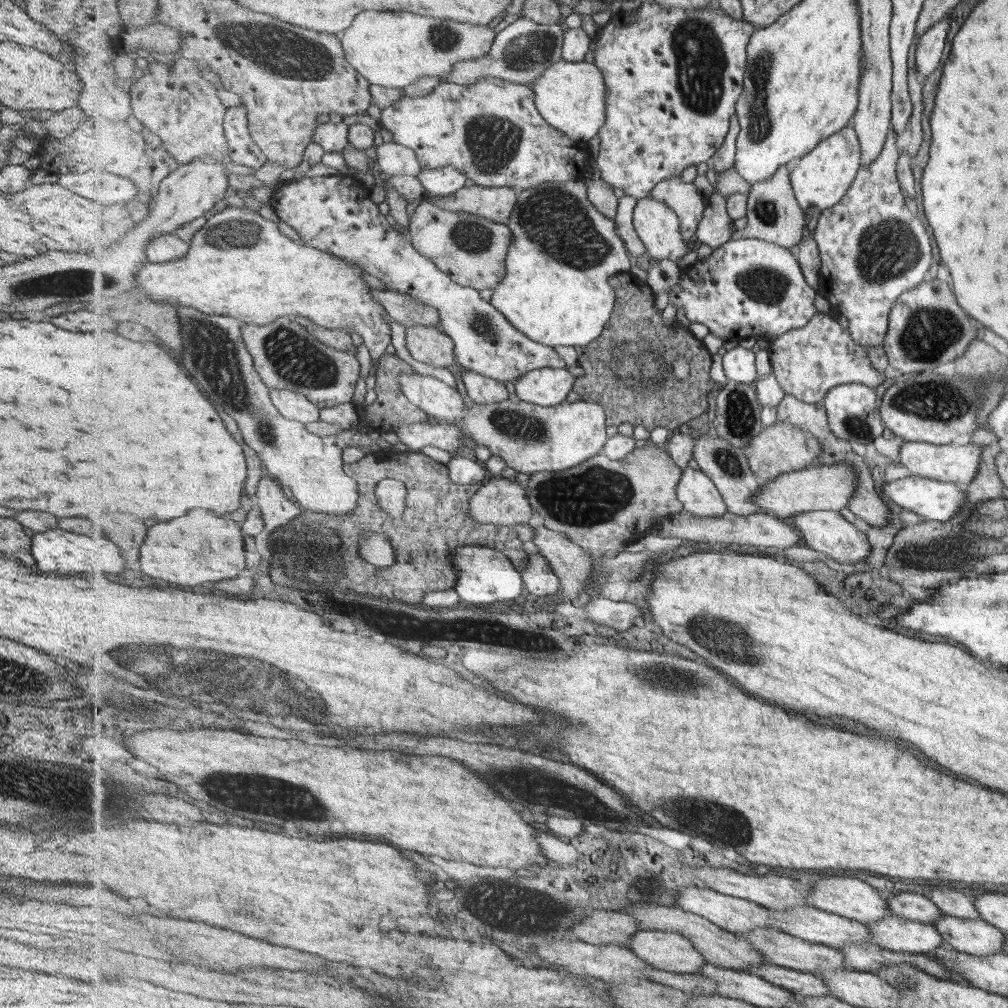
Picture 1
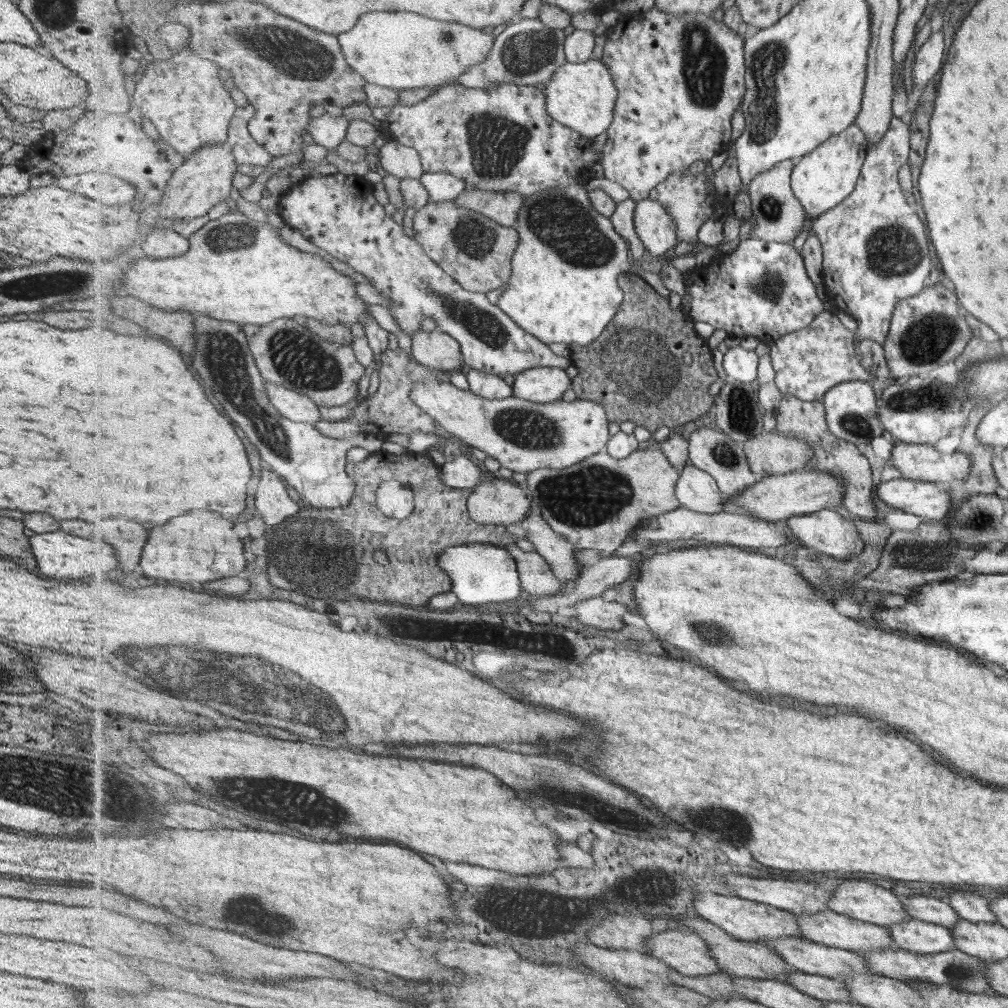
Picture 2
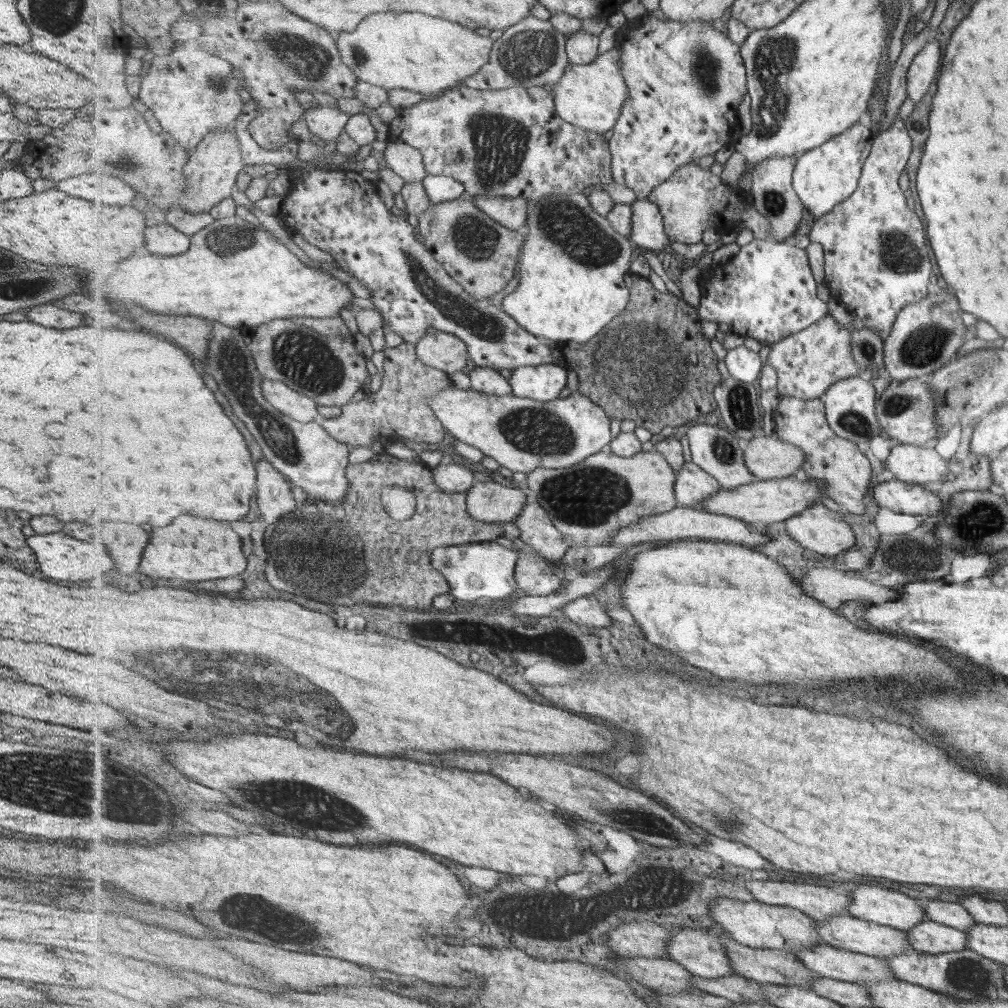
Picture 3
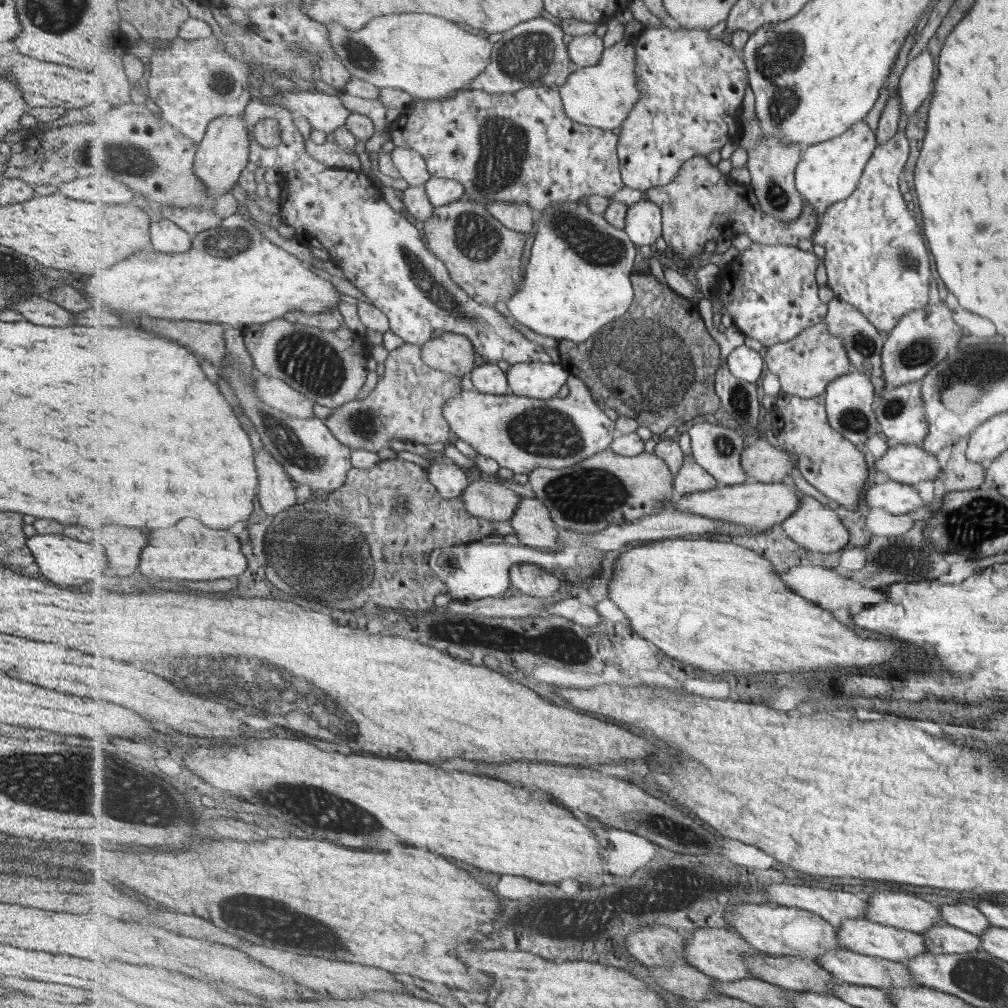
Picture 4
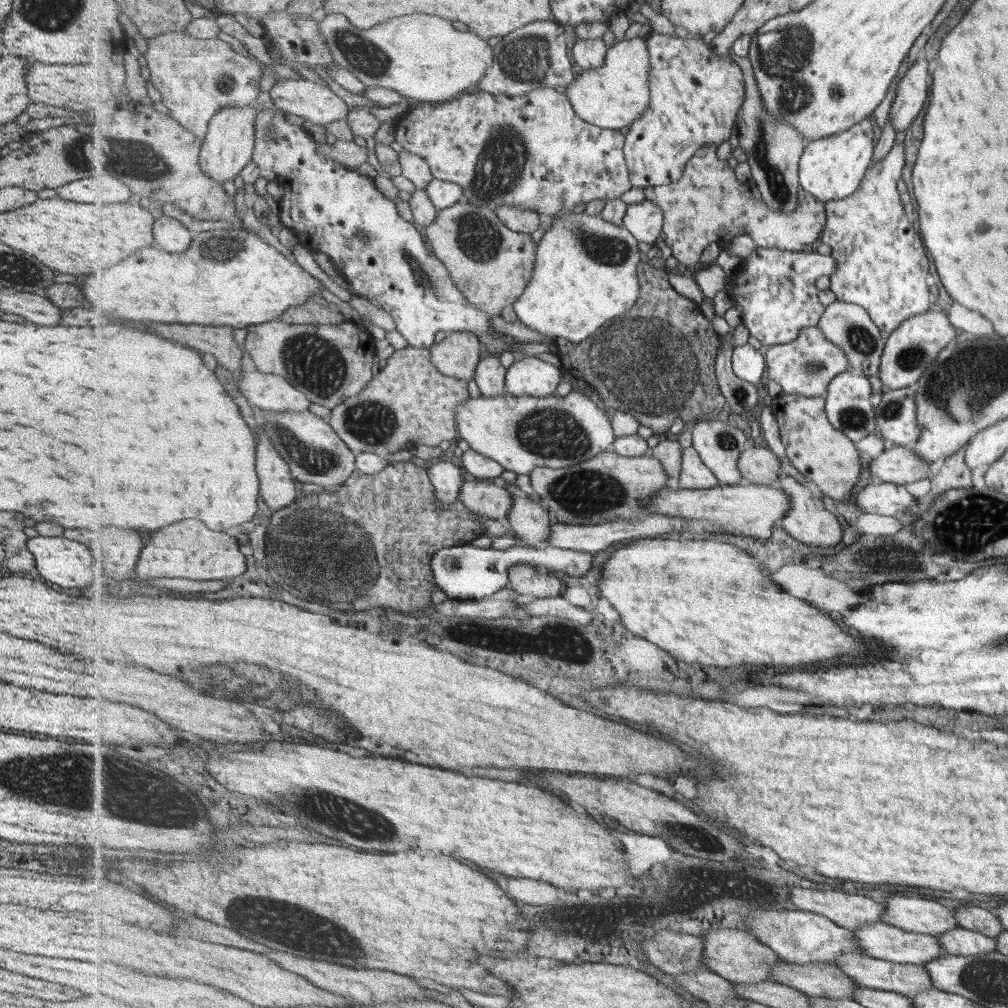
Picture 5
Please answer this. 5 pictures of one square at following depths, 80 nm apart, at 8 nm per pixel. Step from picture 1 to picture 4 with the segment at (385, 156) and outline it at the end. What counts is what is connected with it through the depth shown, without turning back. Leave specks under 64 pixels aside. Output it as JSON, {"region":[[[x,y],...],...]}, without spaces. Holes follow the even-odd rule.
{"region":[[[395,144],[391,154],[402,178],[409,185],[425,185],[432,177],[425,158],[423,158],[423,155],[419,154],[419,152]]]}

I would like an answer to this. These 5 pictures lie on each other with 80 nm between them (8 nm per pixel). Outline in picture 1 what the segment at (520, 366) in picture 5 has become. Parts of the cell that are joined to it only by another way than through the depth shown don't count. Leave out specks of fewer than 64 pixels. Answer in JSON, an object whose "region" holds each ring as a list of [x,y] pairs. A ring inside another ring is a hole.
{"region":[[[564,365],[540,368],[516,381],[515,392],[525,402],[557,406],[575,390],[575,378]]]}

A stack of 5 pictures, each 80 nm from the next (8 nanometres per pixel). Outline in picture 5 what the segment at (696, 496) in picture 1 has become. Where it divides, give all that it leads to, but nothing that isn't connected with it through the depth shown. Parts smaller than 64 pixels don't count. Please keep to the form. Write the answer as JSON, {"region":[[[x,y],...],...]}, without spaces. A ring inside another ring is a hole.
{"region":[[[693,446],[682,448],[681,489],[710,489],[720,484],[717,475],[704,463],[700,452]]]}

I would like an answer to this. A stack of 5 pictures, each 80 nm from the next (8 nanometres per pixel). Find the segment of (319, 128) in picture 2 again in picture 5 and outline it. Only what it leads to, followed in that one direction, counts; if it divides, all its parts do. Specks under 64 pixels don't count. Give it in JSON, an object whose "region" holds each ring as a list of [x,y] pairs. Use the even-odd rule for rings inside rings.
{"region":[[[305,78],[280,79],[270,91],[270,97],[283,112],[302,117],[323,129],[337,120],[348,120],[350,112],[345,100],[331,88]]]}

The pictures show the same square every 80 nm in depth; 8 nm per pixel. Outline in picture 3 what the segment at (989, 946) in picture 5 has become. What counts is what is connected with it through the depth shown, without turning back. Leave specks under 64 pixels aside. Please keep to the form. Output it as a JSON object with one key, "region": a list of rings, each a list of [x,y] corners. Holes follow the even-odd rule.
{"region":[[[926,920],[908,931],[912,948],[922,953],[959,952],[966,948],[966,934],[950,926]]]}

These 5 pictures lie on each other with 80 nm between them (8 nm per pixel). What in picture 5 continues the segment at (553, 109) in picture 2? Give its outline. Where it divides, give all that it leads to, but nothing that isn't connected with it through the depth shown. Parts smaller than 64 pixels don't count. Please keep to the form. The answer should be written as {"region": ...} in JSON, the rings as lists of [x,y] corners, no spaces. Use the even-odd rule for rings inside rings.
{"region":[[[645,32],[632,39],[623,39],[608,49],[605,65],[585,69],[573,83],[563,91],[575,114],[601,128],[619,130],[631,126],[647,113],[651,105],[649,73],[652,70],[652,54]]]}

